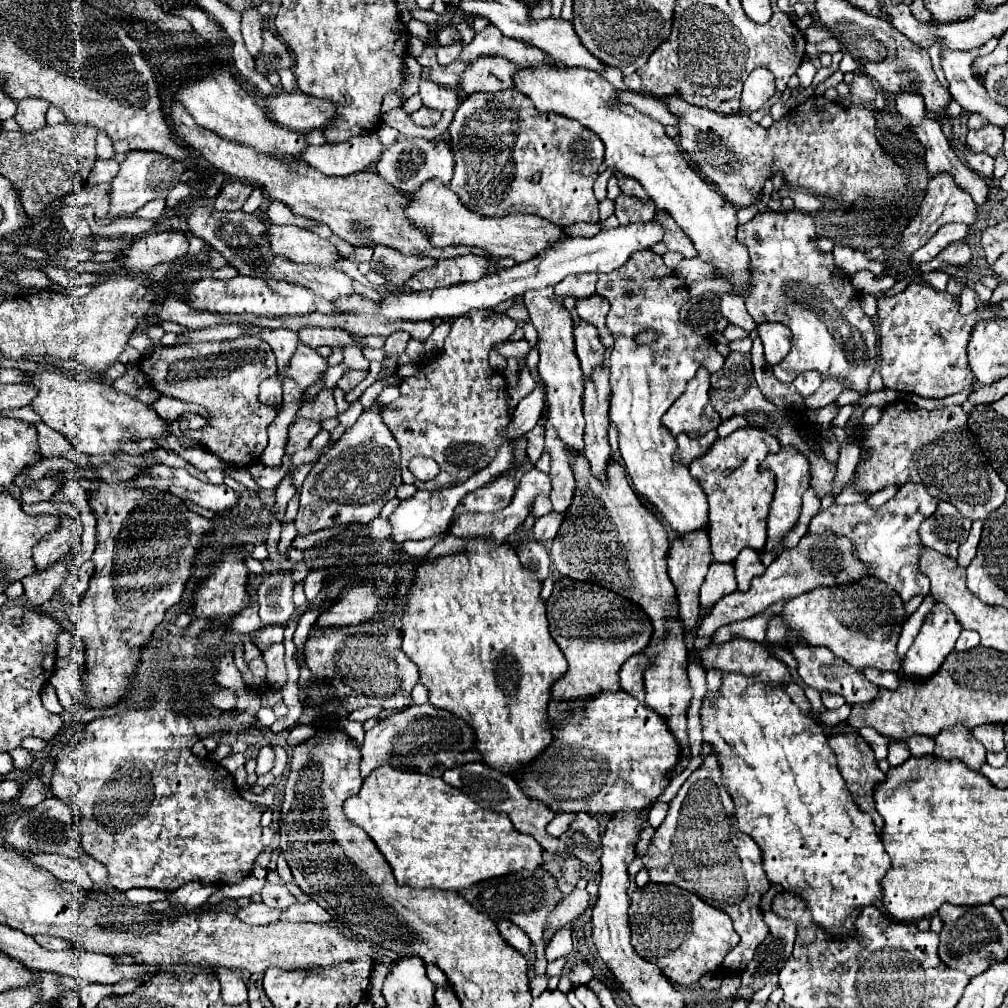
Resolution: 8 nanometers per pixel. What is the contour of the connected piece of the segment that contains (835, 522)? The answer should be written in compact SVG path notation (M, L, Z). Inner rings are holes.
M904 484L892 500L884 506L870 508L866 504L850 504L850 506L830 506L816 514L810 521L812 534L824 534L827 531L848 536L856 548L856 554L862 562L870 564L870 574L888 586L892 586L904 602L914 596L926 596L930 592L930 582L918 570L920 556L920 538L918 526L920 522L936 510L938 500L932 498L924 486L920 484Z

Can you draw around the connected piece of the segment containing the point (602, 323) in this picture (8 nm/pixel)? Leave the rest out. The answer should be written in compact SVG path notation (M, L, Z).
M594 294L590 298L584 298L584 300L576 300L576 312L582 320L588 320L592 322L594 326L598 326L598 332L600 332L600 342L610 348L612 346L612 336L610 332L606 330L606 314L610 310L610 304L606 298Z

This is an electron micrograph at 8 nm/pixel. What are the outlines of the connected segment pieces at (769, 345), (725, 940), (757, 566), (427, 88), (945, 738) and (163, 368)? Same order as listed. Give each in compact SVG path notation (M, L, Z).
M758 324L758 336L764 344L764 358L768 364L776 366L790 350L790 336L788 328L782 324Z
M646 884L630 900L630 930L634 950L656 964L662 974L680 986L696 984L706 972L716 972L726 954L738 944L738 934L722 910L716 910L696 894L672 884Z
M744 548L738 558L734 560L734 570L736 570L736 580L738 580L738 590L744 592L748 590L752 578L764 574L764 564L760 560L760 552L752 548Z
M422 80L420 82L420 96L422 96L422 102L424 102L426 108L438 110L438 112L456 110L458 104L460 104L456 90L440 86L432 80Z
M968 728L942 730L934 742L936 742L936 748L934 748L936 758L942 758L942 760L958 758L974 772L978 772L980 766L986 762L984 746L976 742L976 738Z
M242 336L220 342L160 346L142 356L138 366L150 386L160 394L204 406L208 418L202 429L183 429L183 425L180 426L188 438L198 440L230 466L246 468L260 462L268 444L266 428L276 416L270 406L258 402L260 380L276 374L276 356L264 340L256 336Z

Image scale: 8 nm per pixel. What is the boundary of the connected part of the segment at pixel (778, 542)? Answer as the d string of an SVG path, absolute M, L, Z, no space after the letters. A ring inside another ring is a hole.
M782 448L778 454L770 454L766 464L776 474L776 490L774 490L772 506L768 512L768 542L766 542L764 550L768 550L768 554L780 556L784 550L784 538L794 528L794 524L800 516L802 494L808 490L810 470L808 470L808 460L794 448Z

